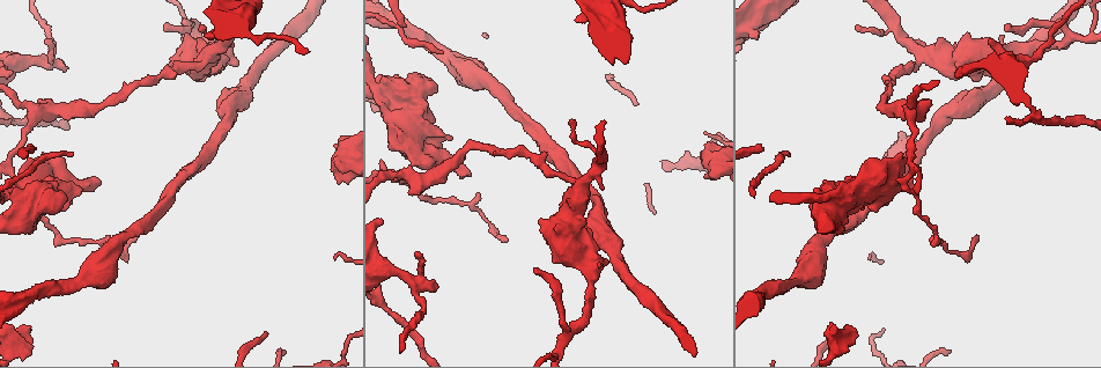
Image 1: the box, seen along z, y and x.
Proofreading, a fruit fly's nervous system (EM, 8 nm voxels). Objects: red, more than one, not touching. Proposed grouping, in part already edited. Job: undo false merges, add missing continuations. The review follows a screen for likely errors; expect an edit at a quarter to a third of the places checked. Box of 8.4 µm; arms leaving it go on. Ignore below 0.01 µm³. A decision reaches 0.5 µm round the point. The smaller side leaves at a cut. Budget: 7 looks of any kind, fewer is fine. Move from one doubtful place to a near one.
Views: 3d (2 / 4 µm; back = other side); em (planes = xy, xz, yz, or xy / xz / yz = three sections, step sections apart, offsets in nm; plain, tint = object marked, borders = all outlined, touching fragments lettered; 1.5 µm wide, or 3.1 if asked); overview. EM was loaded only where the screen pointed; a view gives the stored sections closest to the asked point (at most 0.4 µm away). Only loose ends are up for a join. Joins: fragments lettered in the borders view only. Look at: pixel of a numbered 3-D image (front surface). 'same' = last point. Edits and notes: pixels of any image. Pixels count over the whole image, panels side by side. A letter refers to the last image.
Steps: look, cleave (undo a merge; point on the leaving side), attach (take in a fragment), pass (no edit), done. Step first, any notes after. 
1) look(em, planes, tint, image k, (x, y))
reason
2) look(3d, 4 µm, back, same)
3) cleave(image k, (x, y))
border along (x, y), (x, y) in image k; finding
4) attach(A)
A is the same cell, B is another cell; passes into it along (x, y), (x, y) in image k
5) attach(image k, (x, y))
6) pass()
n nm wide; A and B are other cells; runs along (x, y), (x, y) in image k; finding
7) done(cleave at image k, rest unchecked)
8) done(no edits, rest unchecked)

look(3d, 4 µm, image 1, (758, 37))
thin end

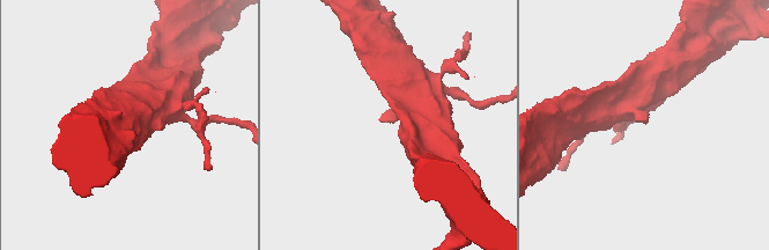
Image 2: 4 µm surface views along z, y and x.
look(em, planes, borders, image 2, (644, 122))
shape alone is not enough

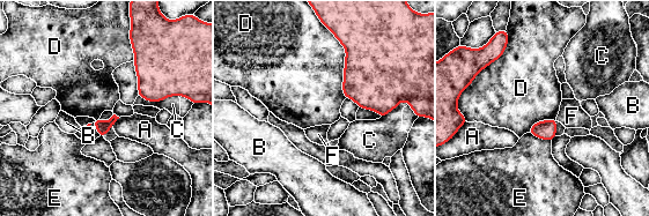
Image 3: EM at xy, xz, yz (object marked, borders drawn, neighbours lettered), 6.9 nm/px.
pass()
90 nm wide; A, B, C, D, E and F are other cells; border along (528, 132), (551, 142) in image 3; none of them fits

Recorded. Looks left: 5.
look(3d, 2 µm, back, image 1, (67, 67))
an open end

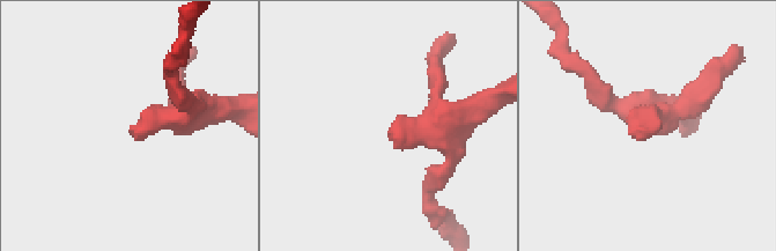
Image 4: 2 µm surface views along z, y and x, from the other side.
look(em, planes, borders, image 4, (132, 133))

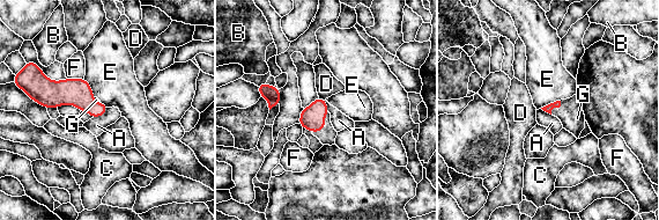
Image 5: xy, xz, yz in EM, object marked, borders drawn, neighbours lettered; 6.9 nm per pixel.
attach(G)
G touches over 190 nm; G is the same cell, A, B, C, D, E and F are other cells; the cell continues

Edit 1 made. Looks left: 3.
look(overview)

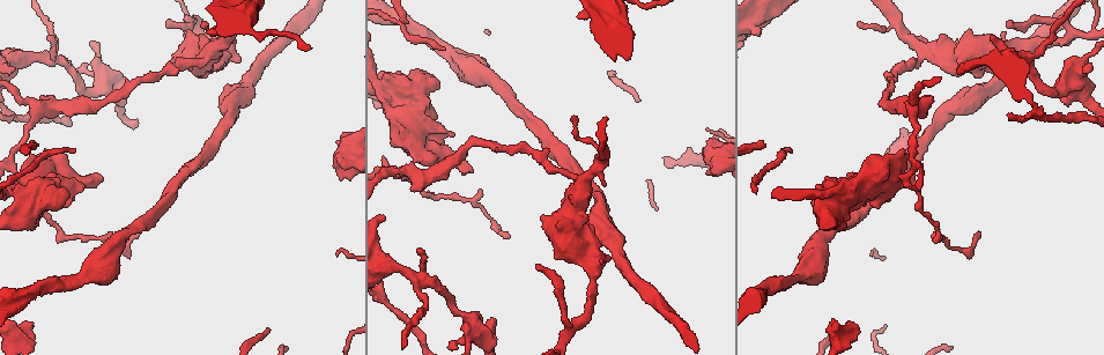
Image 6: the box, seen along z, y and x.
look(em, yz, step 4, tint, image 6, (38, 111))
thick turns thin

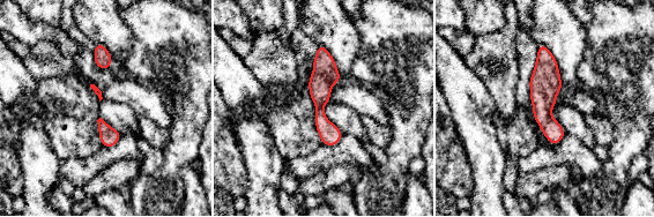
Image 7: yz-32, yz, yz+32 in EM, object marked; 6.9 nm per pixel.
look(em, planes, borders, same)
another direction

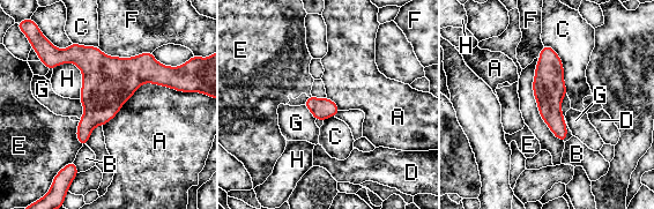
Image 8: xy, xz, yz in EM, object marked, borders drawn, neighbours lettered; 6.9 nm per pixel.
pass()
220 nm wide; A touches over 650 nm; A, B, C, D, E, F, G and H are other cells; all the same cell

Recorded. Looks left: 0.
done(attach at image 5, rest unchecked)

